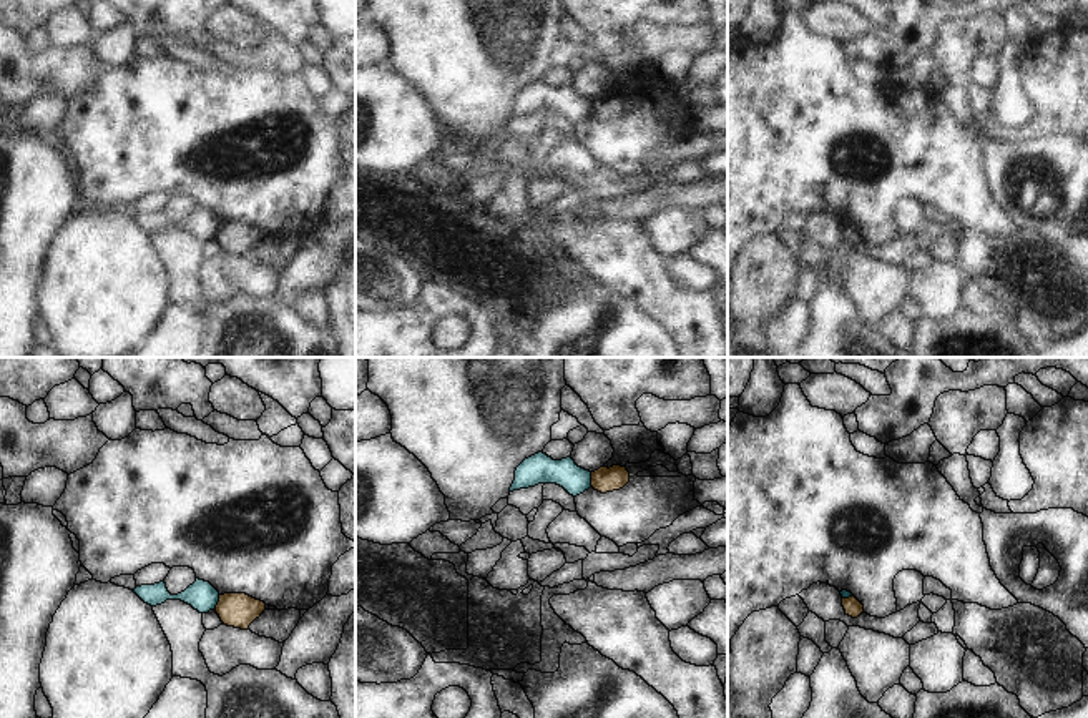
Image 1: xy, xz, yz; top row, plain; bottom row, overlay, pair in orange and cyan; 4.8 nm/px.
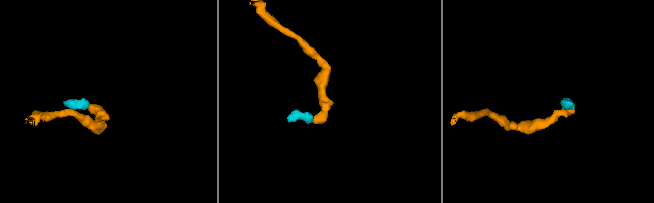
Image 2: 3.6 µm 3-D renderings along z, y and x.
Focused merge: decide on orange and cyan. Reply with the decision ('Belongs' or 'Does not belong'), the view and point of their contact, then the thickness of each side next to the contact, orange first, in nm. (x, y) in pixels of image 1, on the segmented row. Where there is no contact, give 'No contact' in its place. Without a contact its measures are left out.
Does not belong. Touches orange at xy (218, 602). Thickness 170 nm (orange) against 150 nm.

